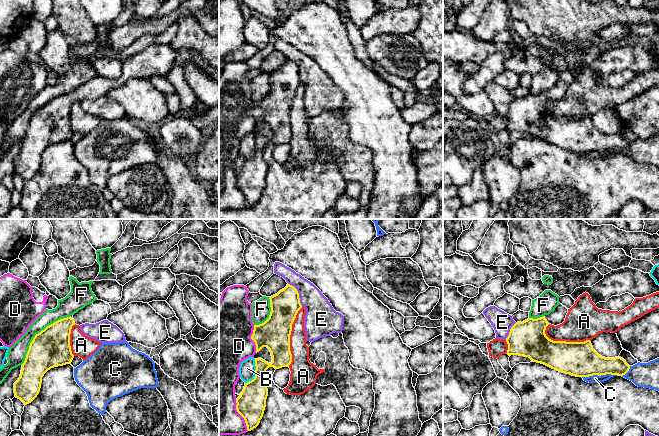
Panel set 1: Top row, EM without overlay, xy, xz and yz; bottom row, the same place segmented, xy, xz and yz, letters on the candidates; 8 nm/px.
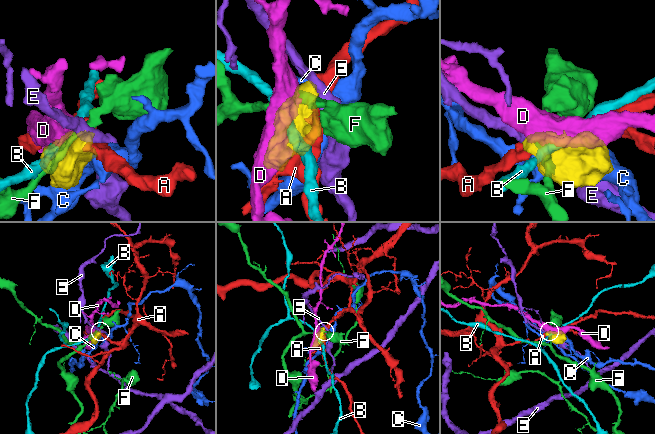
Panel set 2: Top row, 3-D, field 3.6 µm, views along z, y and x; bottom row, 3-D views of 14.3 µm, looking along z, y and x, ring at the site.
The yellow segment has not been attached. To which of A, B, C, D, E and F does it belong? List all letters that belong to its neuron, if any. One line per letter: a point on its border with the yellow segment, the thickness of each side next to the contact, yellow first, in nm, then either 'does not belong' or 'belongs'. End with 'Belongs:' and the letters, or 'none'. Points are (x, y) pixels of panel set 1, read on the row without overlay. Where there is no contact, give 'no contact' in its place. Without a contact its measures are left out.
A: xz (289, 112) | 240/160 nm | does not belong
B: xz (255, 149) | 240/130 nm | does not belong
C: yz (598, 151) | 280/60 nm | does not belong
D: xz (240, 190) | 240/300 nm | does not belong
E: xz (298, 70) | 220/240 nm | does not belong
F: xy (38, 109) | 320/150 nm | does not belong
Belongs: none

